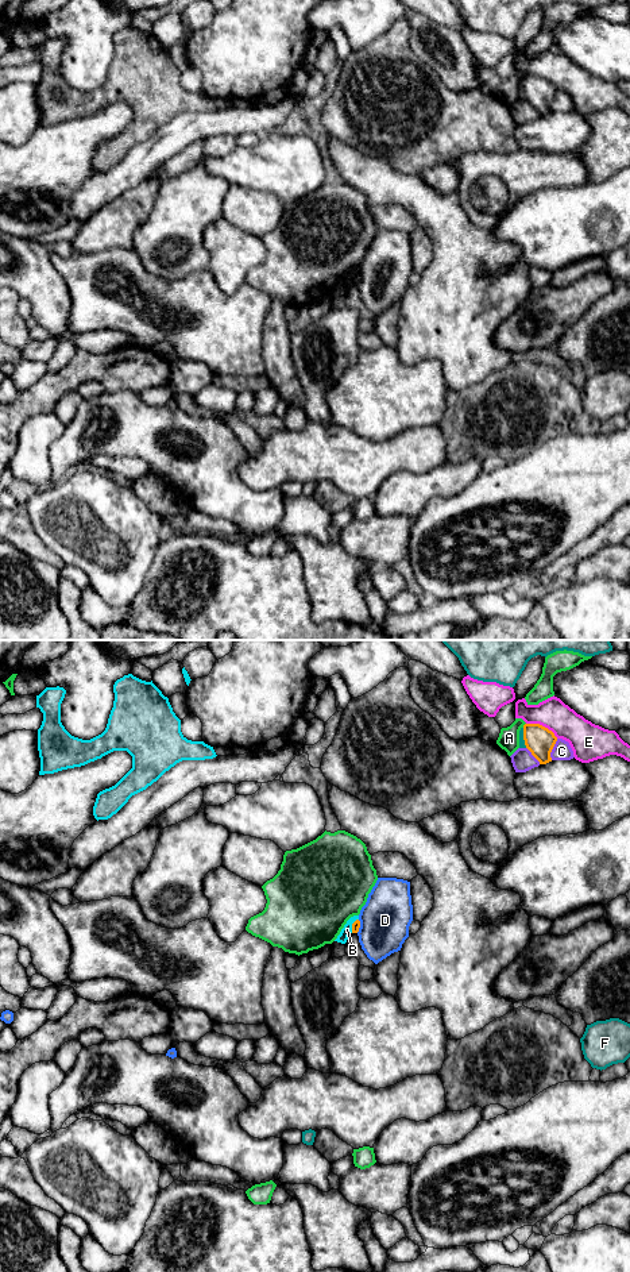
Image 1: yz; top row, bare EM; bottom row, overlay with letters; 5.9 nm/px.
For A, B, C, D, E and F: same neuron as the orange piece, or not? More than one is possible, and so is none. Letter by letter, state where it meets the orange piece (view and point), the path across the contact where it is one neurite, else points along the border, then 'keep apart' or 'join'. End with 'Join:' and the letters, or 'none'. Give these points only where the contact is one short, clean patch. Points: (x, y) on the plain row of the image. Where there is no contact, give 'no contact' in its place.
A: meets orange in yz at (524, 77); keep apart
B: meets orange in yz at (352, 277); border along yz (358, 270), (352, 276), (351, 284); keep apart
C: meets orange in yz at (552, 100); keep apart
D: meets orange in yz at (359, 278); keep apart
E: meets orange in yz at (541, 77); keep apart
F: meets orange in yz at (524, 89); keep apart
Join: none

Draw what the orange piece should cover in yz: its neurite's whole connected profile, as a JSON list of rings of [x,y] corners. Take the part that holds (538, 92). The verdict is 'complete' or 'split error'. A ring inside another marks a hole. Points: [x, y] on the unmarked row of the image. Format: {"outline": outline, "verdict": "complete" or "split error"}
{"outline": [[[525,76],[523,92],[526,100],[540,116],[552,113],[550,104],[557,93],[557,89],[552,82],[540,76]]], "verdict": "complete"}

